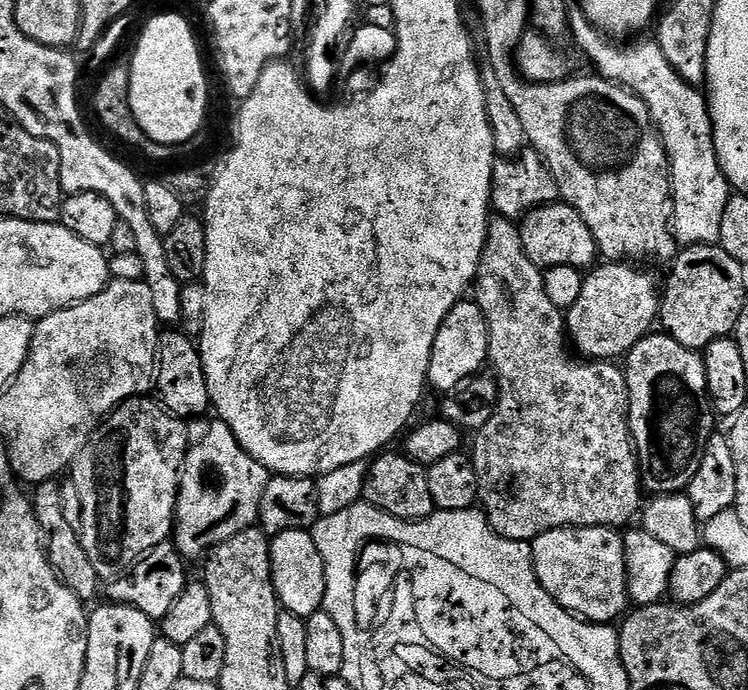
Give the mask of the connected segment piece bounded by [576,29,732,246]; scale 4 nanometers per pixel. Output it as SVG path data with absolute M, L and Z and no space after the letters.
M590 30L578 31L576 38L596 66L597 75L636 93L644 101L667 151L672 181L670 230L673 239L684 246L717 241L732 188L719 166L707 97L681 76L655 47L636 44L620 48L610 42L600 42L601 33Z

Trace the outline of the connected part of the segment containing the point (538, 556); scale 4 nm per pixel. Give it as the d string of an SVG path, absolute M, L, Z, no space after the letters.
M559 528L531 541L531 546L541 586L567 612L594 624L612 624L625 615L630 604L628 564L624 561L624 537L617 529Z

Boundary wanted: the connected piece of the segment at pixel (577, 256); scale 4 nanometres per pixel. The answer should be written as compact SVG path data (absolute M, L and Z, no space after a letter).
M563 202L543 204L523 217L518 227L526 255L540 269L579 268L588 270L597 263L598 249L594 234L588 223L580 217L580 211L570 204Z

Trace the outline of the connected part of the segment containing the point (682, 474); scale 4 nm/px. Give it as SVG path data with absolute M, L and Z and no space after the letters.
M656 335L642 337L626 353L626 419L640 466L643 491L653 492L651 495L656 498L667 498L683 493L694 474L698 474L706 440L696 429L704 416L692 405L692 400L705 395L708 379L704 357L699 351L684 348L670 335Z

